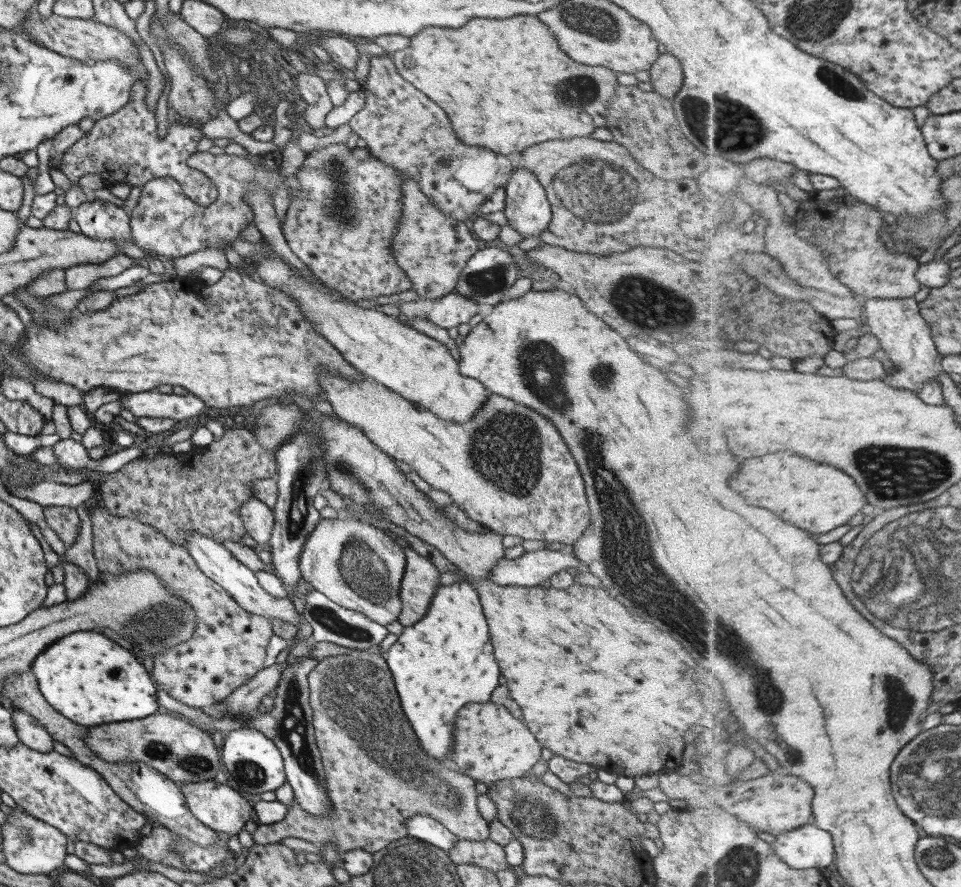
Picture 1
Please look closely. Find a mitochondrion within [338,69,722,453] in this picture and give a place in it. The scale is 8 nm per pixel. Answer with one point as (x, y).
(596, 195)

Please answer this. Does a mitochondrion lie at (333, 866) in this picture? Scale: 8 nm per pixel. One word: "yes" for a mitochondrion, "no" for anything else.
no

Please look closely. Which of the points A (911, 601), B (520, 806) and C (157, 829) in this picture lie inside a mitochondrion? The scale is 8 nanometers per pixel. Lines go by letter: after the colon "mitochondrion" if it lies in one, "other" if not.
A: mitochondrion
B: mitochondrion
C: other

